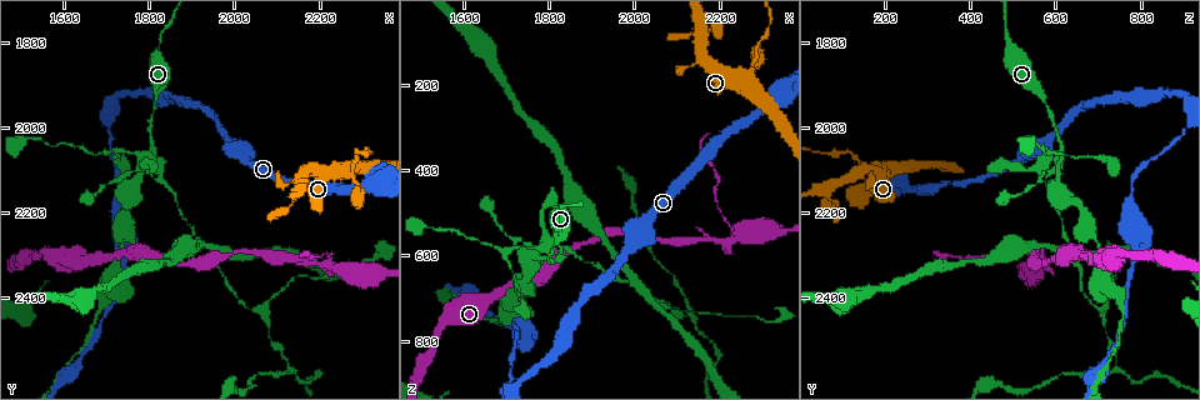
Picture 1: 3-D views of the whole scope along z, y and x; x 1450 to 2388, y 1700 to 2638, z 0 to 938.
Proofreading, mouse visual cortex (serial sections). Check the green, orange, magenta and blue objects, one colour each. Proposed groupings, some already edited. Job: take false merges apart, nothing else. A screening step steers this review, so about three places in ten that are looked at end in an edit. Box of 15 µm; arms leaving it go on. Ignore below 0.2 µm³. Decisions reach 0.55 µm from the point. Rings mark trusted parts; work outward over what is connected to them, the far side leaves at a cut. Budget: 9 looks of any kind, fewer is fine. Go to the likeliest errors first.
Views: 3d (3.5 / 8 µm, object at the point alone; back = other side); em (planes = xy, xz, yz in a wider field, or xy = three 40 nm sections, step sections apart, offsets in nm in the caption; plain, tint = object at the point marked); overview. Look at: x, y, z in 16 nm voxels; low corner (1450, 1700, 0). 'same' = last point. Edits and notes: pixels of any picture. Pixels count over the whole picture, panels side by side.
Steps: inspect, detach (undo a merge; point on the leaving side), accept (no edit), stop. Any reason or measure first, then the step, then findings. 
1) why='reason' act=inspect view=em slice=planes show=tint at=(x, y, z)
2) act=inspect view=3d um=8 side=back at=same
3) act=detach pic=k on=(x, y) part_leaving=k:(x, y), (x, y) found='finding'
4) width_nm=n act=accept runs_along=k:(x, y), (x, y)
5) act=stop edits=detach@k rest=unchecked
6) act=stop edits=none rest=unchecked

why='sharp bend' act=inspect view=3d um=3.5 side=back at=(2270, 2105, 180)

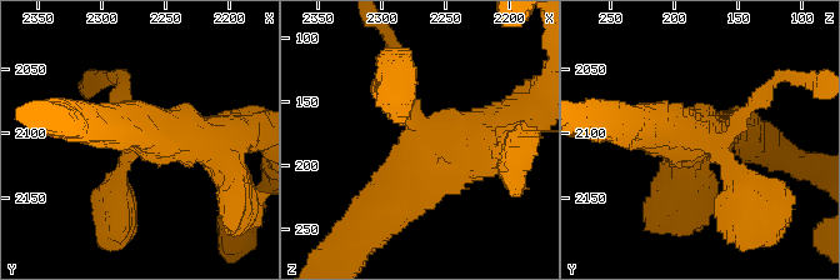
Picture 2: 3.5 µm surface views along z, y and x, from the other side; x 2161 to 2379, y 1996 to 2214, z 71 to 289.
arms=4 arm_widths_nm=150,200,450,500 act=inspect view=em slice=xy step=5 show=tint at=(2272, 2106, 180)

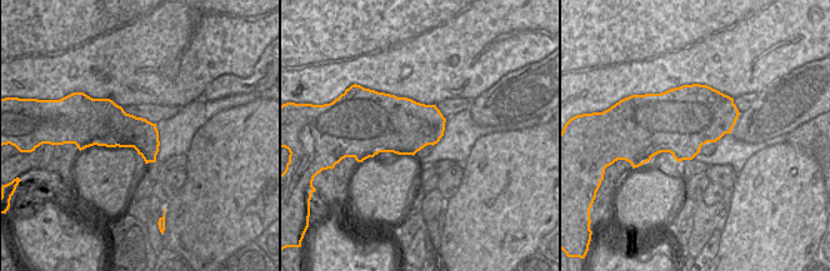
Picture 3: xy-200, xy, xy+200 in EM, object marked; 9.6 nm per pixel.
act=inspect view=em slice=xy step=1 show=tint at=same

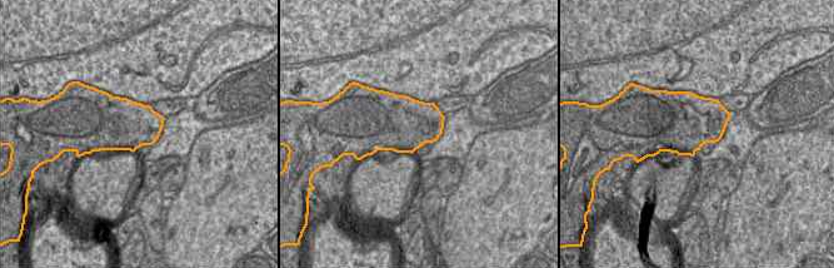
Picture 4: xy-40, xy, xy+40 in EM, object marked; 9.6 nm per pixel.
act=detach pic=2 on=(113, 95) part_leaving=2:(730, 130), (778, 76), (820, 76) found='two cells meet here'

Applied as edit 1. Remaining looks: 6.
why='narrows sharply' act=inspect view=3d um=3.5 at=(1820, 1800, 490)

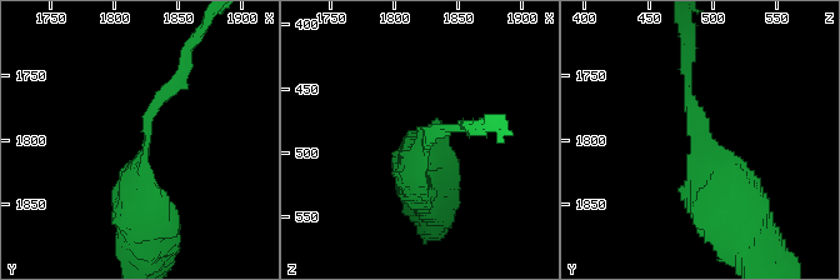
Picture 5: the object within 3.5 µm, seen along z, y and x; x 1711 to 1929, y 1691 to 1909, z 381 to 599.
act=accept runs_along=5:(740, 236), (718, 209), (689, 75) found='continuous, no second cell'

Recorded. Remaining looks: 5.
act=inspect view=overview

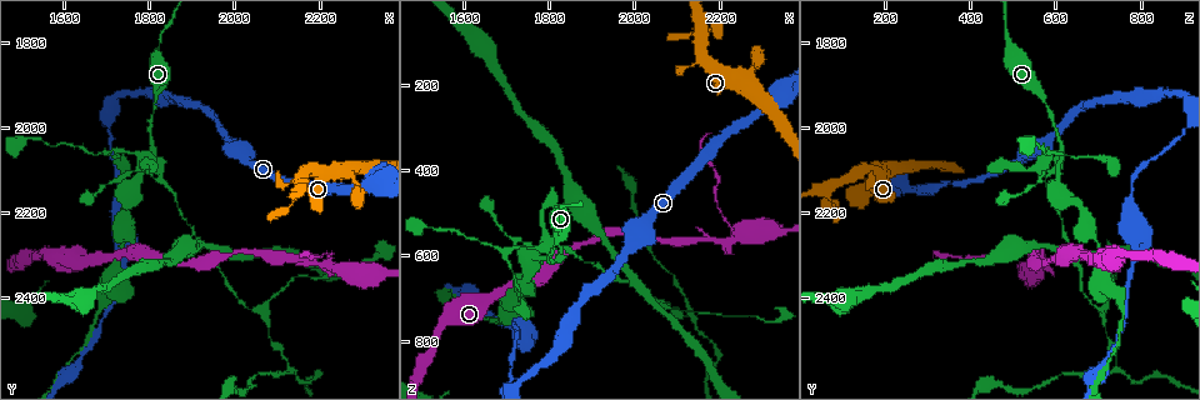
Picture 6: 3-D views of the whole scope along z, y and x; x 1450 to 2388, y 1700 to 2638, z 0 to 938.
why='sharp bend' act=inspect view=3d um=3.5 at=(1710, 2350, 715)

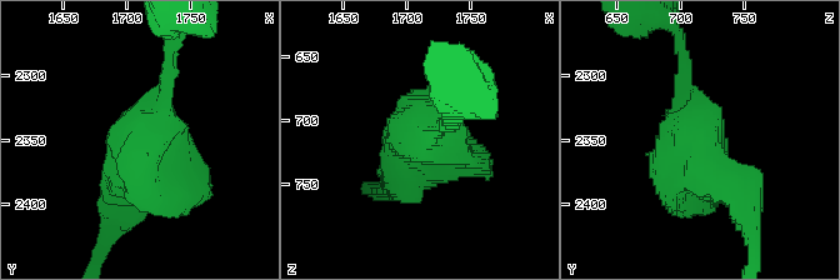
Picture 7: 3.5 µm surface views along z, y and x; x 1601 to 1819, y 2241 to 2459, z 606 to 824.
act=inspect view=em slice=xy step=3 show=tint at=(1712, 2350, 708)

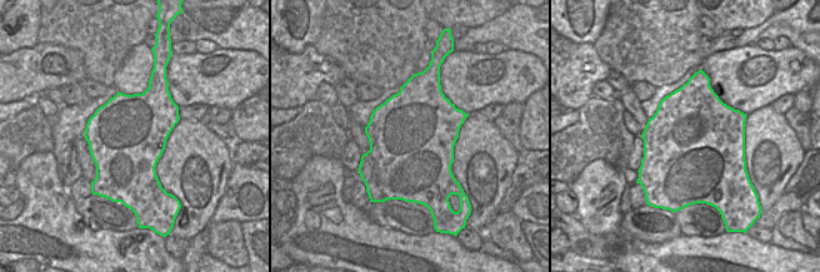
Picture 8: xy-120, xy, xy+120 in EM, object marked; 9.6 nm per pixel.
act=accept runs_along=7:(681, 89), (691, 154), (746, 215) found='continuous, no second cell'

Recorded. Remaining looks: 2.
why='thick turns thin' act=inspect view=em slice=planes show=tint at=(1755, 2275, 785)

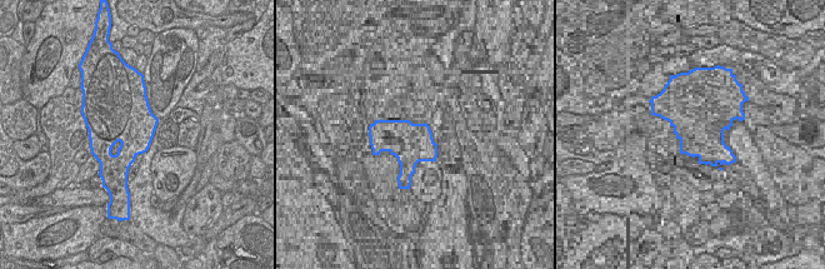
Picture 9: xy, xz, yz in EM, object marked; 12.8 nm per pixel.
act=inspect view=3d um=3.5 side=back at=same

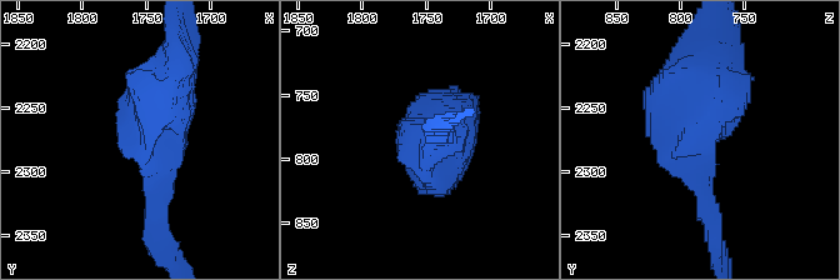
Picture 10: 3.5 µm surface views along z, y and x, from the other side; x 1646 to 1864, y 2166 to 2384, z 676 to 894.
act=accept runs_along=10:(175, 70), (140, 128), (155, 220) found='continuous, no second cell'

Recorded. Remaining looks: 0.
act=stop edits=detach@2 rest=unchecked

